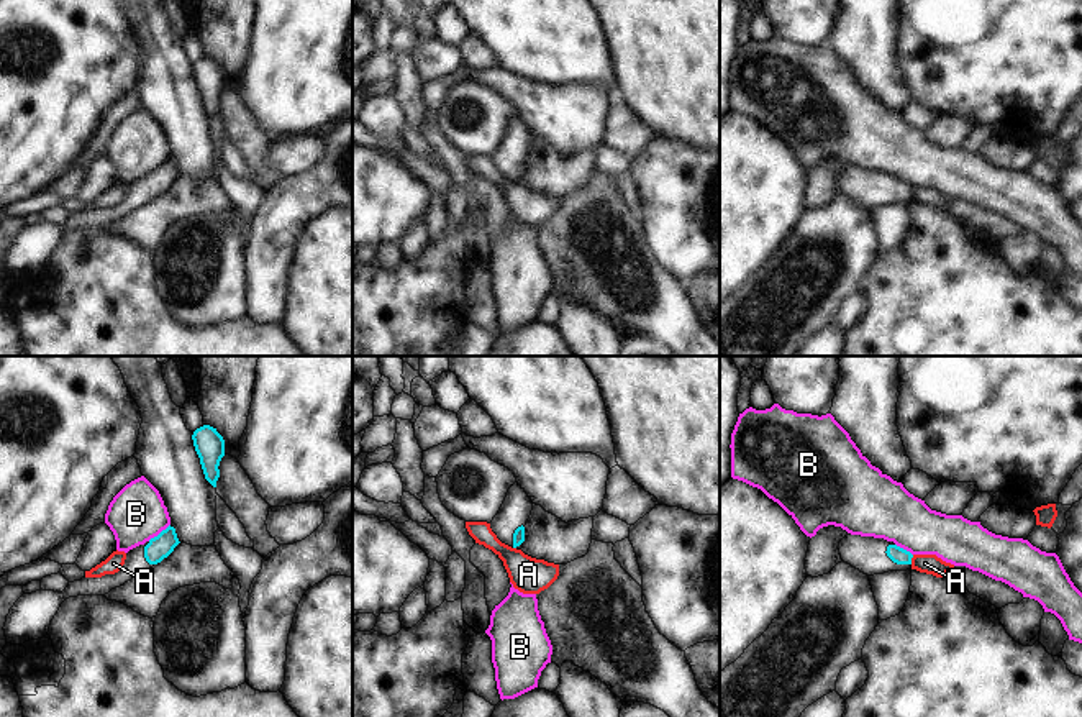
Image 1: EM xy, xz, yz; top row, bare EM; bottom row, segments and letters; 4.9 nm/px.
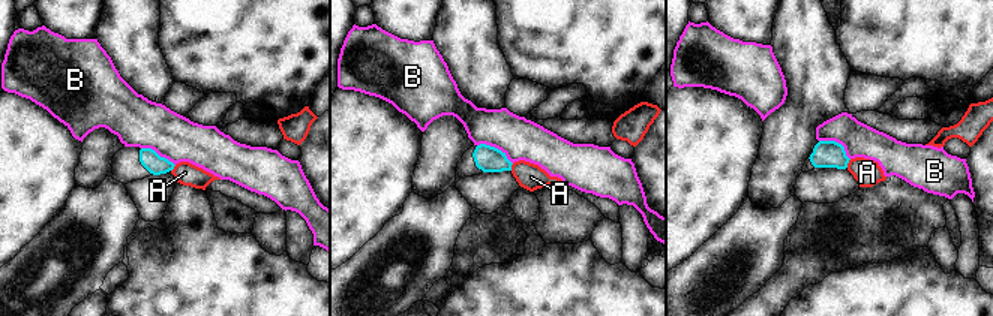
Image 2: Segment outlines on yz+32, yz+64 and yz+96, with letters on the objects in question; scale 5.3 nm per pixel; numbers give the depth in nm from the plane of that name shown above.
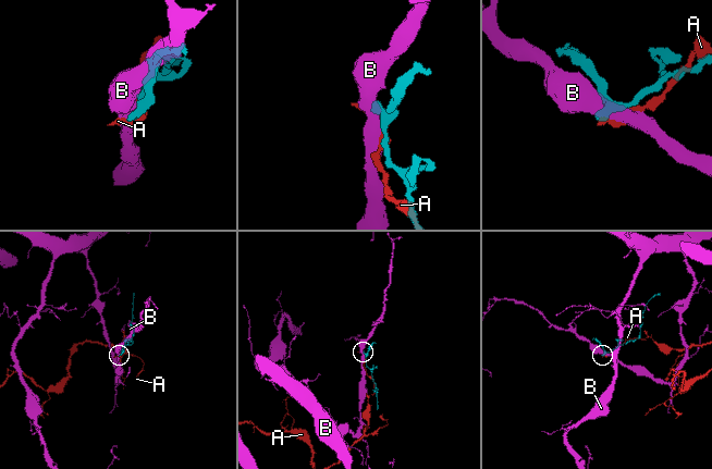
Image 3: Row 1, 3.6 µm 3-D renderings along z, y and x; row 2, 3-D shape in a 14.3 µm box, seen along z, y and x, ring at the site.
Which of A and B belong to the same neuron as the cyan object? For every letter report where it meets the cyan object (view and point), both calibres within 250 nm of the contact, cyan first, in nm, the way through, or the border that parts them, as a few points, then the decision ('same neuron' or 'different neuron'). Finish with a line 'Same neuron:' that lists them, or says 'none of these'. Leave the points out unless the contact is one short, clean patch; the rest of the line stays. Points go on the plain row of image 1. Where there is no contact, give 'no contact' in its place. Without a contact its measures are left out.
A: meets cyan in yz at (910, 192); 80 nm thick on the cyan side, 100 nm on the other; different neuron
B: meets cyan in xy at (159, 166); 120 nm thick on the cyan side, 280 nm on the other; border along xy (169, 156), (148, 173); different neuron
Same neuron: none of these

